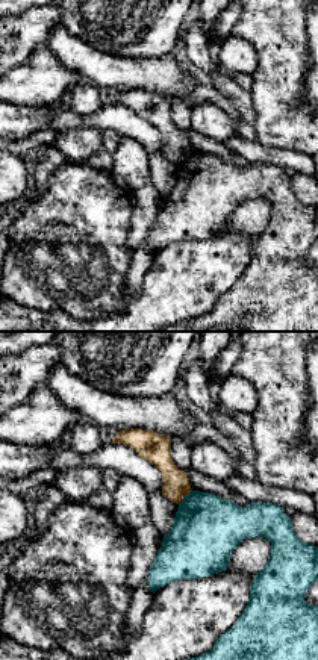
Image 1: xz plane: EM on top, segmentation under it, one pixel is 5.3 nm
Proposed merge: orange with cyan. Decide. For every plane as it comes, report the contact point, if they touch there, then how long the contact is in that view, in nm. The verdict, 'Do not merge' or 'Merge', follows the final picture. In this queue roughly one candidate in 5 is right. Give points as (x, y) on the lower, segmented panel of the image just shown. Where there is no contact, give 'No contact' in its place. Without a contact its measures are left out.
Touches orange at (185, 495). Shared border 110 nm

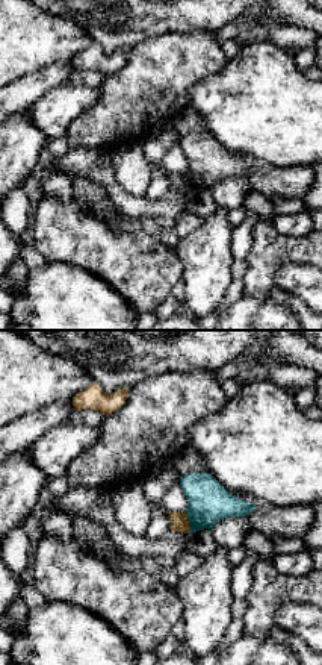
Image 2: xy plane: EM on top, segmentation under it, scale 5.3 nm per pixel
Touches orange at (188, 523). Shared border 110 nm

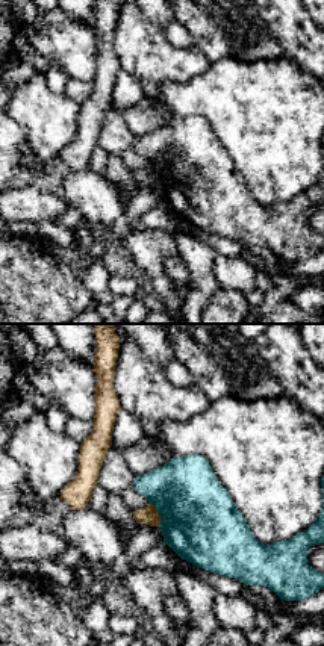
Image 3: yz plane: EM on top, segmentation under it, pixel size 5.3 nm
Touches orange at (158, 513). Shared border 140 nm

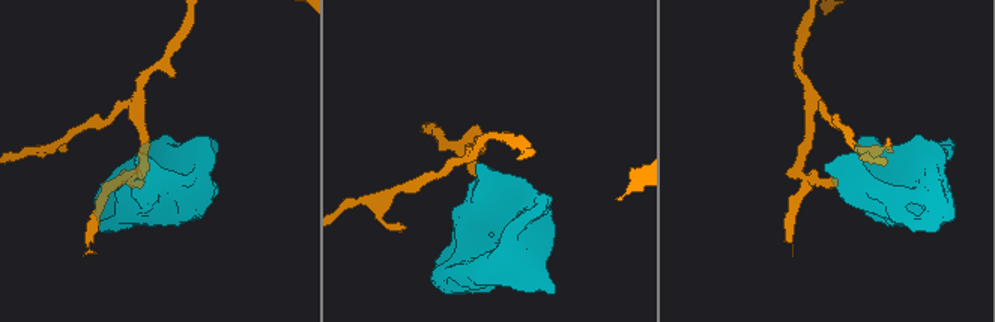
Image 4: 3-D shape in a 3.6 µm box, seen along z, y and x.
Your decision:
Do not merge

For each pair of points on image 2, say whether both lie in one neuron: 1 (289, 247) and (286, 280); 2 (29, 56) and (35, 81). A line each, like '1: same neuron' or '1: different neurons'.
1: different neurons
2: different neurons

